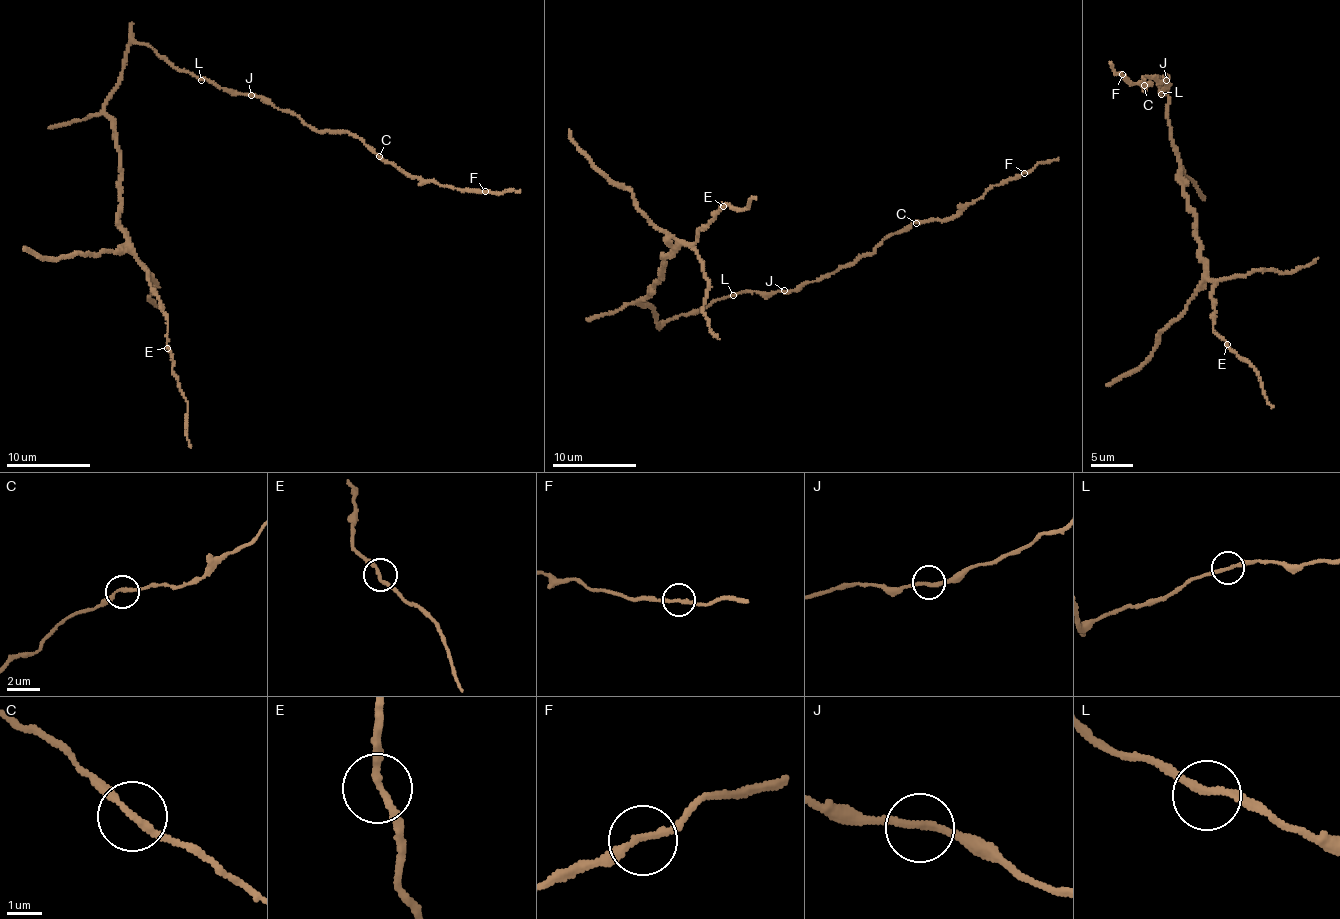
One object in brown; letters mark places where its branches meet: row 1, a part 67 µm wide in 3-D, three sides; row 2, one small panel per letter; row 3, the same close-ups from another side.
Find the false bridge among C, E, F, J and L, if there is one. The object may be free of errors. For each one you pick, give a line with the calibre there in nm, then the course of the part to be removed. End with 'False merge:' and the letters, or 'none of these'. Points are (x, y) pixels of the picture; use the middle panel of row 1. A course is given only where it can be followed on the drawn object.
False merge: none of these

